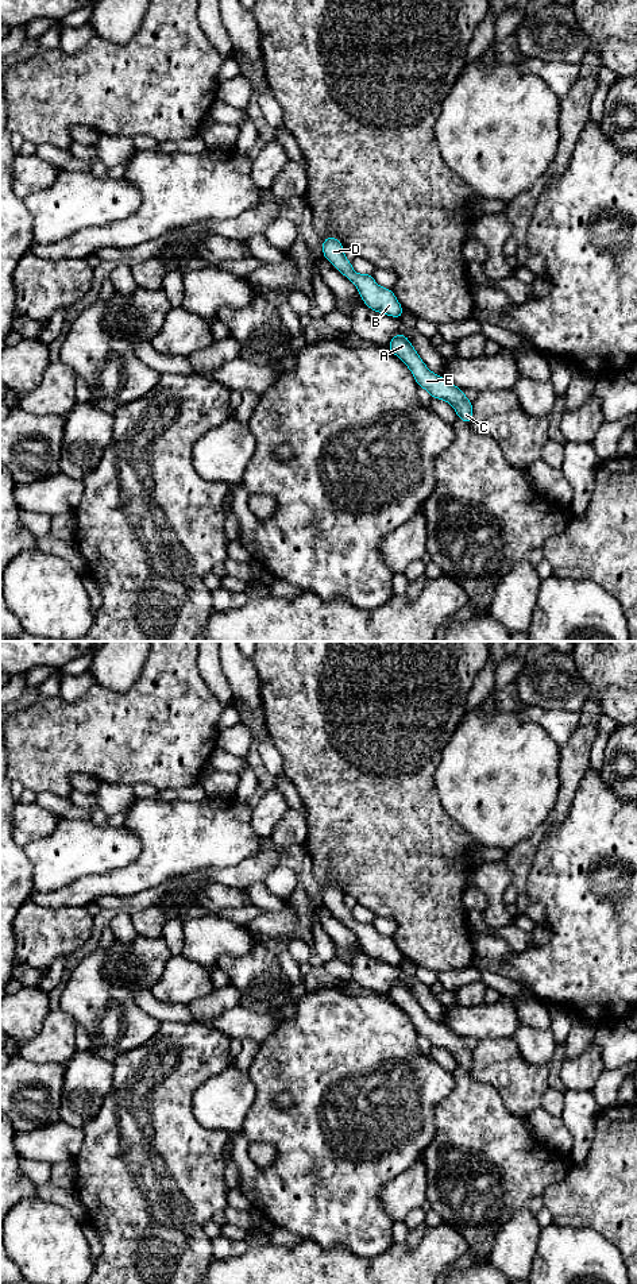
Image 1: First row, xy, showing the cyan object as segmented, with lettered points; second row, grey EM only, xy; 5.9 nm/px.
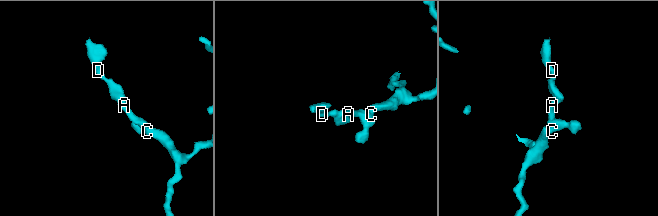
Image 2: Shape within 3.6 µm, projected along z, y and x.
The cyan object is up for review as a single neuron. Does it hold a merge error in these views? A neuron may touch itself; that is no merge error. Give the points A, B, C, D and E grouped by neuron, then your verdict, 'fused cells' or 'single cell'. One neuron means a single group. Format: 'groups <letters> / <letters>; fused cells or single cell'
groups A B C D E; single cell

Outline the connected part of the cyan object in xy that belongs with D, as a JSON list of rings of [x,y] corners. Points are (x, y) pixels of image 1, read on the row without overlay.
[[[328,884],[321,891],[321,895],[323,905],[358,936],[360,946],[370,957],[401,967],[404,957],[395,946],[393,937],[379,934],[371,922],[355,921],[351,909],[343,901],[344,894],[335,884]]]

